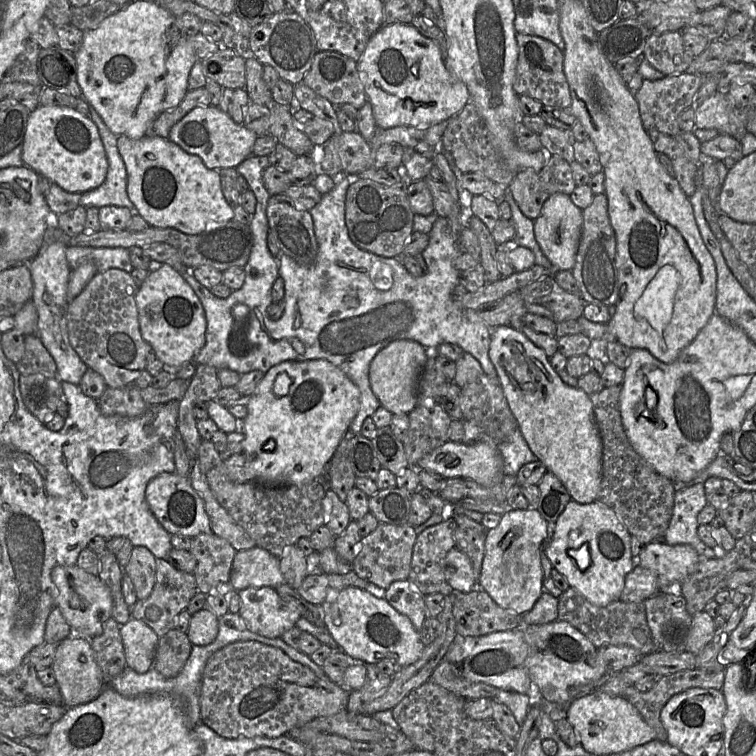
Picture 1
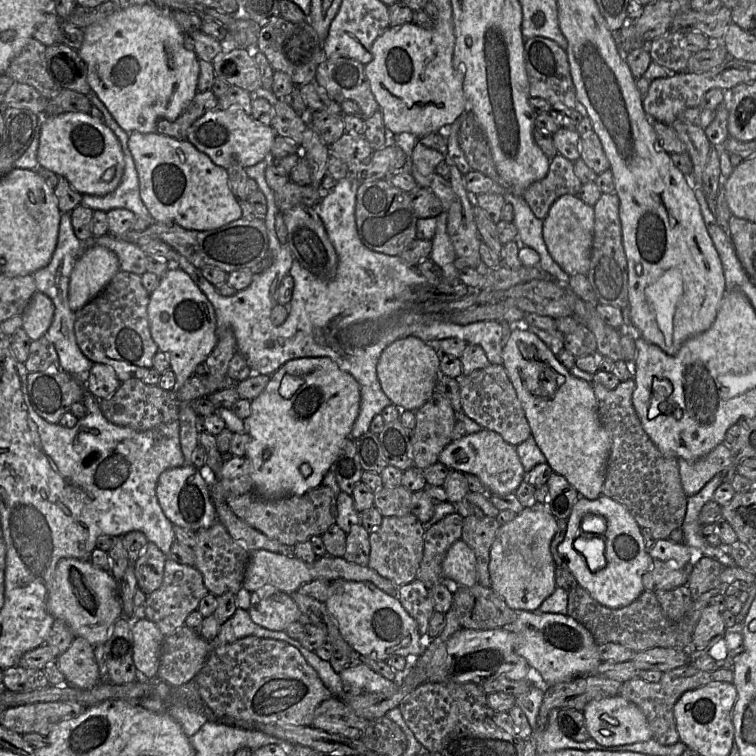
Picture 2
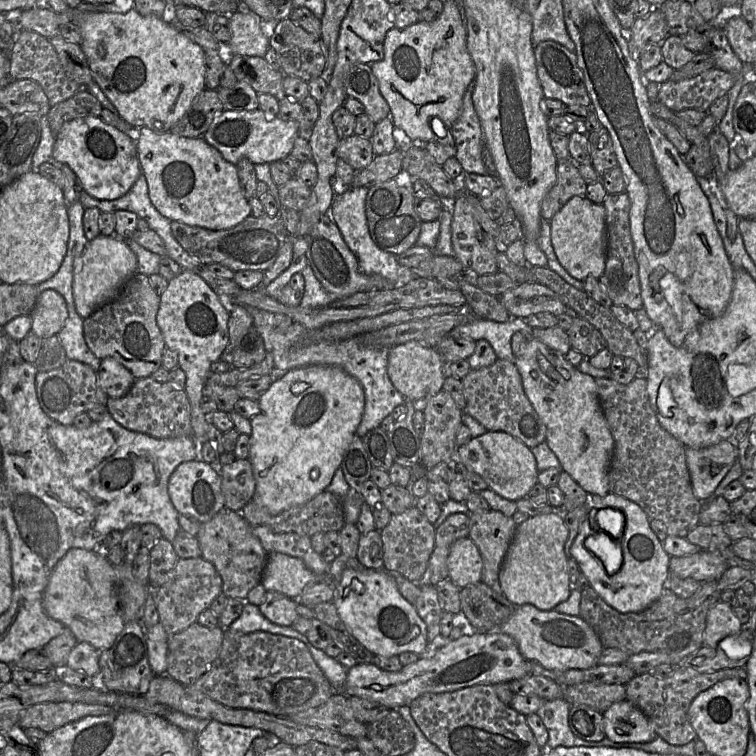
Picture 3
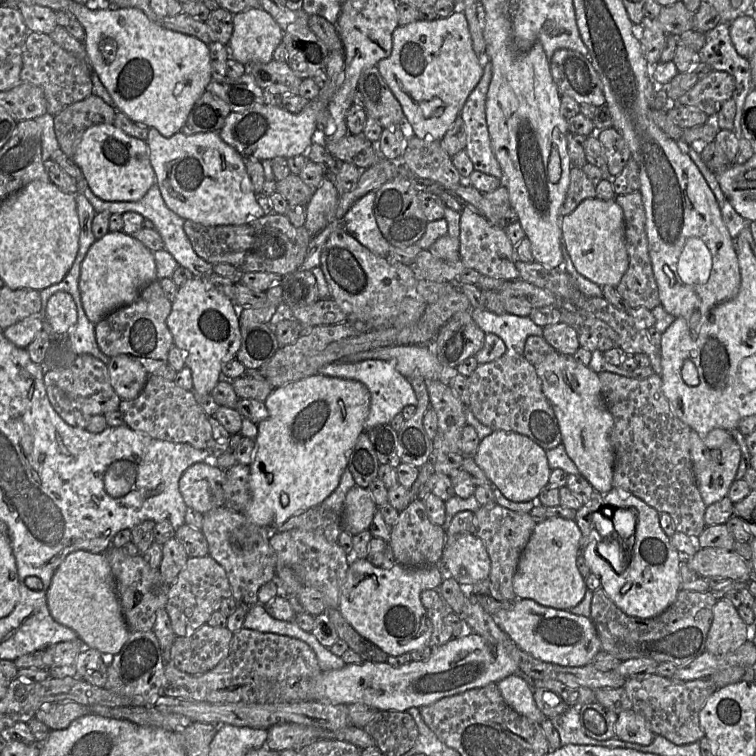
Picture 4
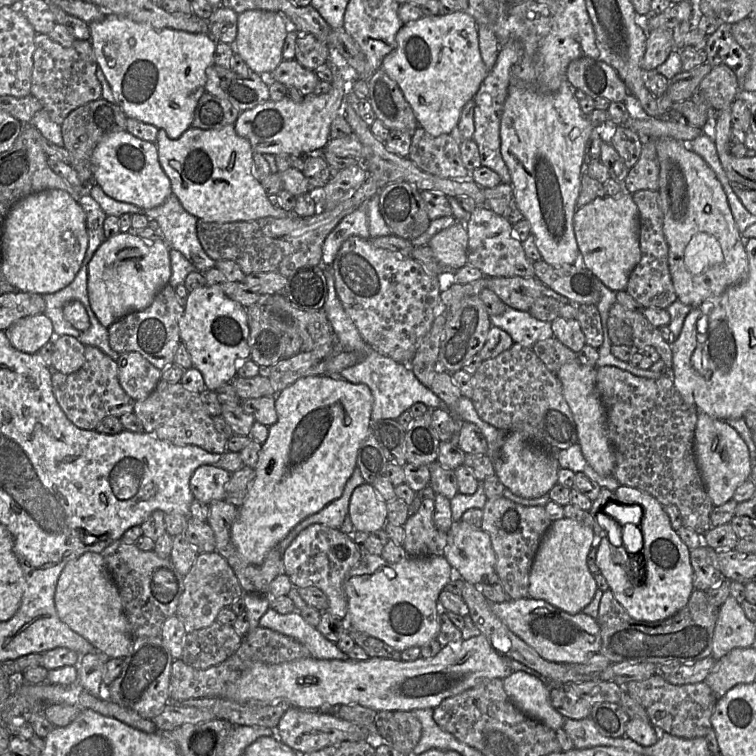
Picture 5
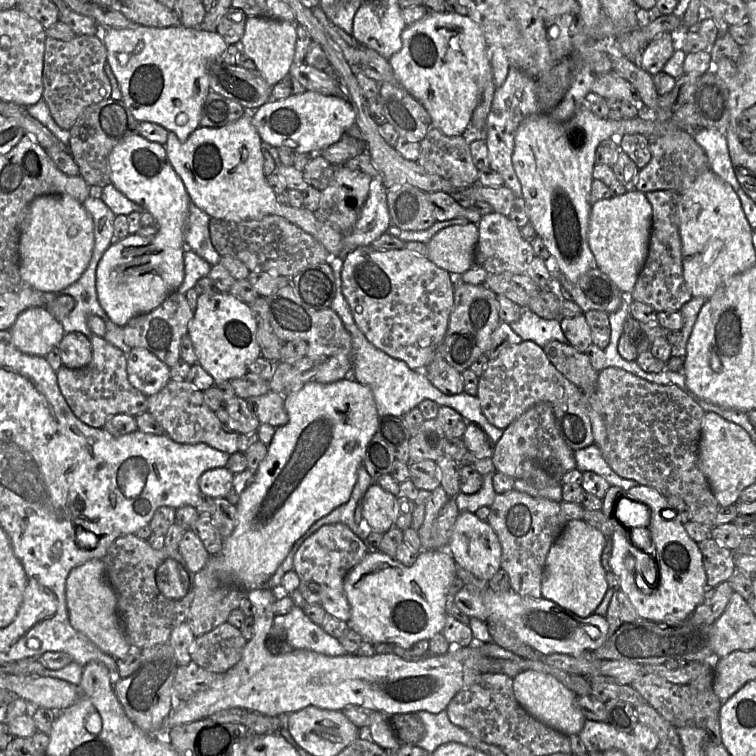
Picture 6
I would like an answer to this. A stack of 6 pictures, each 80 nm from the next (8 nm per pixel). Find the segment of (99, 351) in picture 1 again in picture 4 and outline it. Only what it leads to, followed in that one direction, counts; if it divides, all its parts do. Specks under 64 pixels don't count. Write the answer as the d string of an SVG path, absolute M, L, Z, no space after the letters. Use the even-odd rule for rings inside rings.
M158 280L146 285L130 304L108 313L95 324L95 339L101 352L108 357L127 355L145 368L149 375L167 365L168 353L174 346L166 320L172 309L172 299L163 291Z

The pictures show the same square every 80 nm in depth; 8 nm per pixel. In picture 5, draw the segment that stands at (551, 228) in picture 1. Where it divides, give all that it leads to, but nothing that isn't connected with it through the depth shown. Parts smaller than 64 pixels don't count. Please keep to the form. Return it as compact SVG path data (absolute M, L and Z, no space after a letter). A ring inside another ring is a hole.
M632 194L596 198L578 208L574 229L584 267L608 289L625 291L630 274L641 259L639 211Z

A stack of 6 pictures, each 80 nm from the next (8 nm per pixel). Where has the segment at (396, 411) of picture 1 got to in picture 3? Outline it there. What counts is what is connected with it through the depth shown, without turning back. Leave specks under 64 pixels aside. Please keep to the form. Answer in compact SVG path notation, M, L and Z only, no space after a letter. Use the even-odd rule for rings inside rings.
M409 341L391 347L388 351L387 371L395 388L406 398L406 401L425 402L442 390L445 379L444 361L436 347L417 341Z

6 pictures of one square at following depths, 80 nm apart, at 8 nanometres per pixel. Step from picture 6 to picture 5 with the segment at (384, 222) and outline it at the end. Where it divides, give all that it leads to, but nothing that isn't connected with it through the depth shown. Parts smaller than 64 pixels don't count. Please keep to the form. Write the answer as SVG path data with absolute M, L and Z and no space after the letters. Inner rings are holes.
M366 203L346 215L328 234L322 246L322 263L331 265L341 245L351 237L369 240L369 225Z

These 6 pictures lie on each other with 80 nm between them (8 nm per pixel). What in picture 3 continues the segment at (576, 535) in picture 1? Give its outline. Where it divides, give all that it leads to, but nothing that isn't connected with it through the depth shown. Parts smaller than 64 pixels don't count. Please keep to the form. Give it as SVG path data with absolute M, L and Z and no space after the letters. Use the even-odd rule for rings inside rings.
M611 492L604 496L588 494L588 501L593 508L591 512L598 509L614 509L623 515L623 531L619 538L614 539L608 528L604 530L610 542L610 552L612 550L618 552L619 566L614 569L612 555L611 558L607 554L606 557L603 557L605 544L603 536L595 537L596 540L592 540L594 539L594 530L589 526L590 517L580 524L580 530L568 550L569 556L577 562L582 573L588 579L590 587L611 607L621 613L640 612L646 609L661 596L665 589L665 583L670 575L671 556L664 551L662 541L652 531L649 517L635 502Z

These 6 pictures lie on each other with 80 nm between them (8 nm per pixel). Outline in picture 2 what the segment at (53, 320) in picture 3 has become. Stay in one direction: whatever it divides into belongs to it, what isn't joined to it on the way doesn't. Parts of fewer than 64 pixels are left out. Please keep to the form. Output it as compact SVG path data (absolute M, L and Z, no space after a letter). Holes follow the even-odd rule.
M36 292L23 312L22 329L31 340L43 337L54 316L54 304L51 299L41 292Z

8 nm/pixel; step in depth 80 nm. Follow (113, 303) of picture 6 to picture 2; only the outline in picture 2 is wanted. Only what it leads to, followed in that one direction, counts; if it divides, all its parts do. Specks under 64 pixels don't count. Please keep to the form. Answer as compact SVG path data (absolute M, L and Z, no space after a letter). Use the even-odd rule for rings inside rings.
M64 113L43 118L39 131L37 161L64 177L80 194L105 196L116 190L125 170L121 145L102 120L84 113ZM103 246L83 251L72 270L68 301L75 313L99 295L115 274L120 271L117 255Z

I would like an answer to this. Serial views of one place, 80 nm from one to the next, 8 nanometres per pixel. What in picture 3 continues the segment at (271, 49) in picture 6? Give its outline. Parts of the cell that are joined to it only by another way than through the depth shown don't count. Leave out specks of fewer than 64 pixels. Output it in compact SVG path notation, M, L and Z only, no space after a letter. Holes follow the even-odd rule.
M240 9L229 15L231 36L227 43L230 54L264 57L269 50L265 22L254 12Z

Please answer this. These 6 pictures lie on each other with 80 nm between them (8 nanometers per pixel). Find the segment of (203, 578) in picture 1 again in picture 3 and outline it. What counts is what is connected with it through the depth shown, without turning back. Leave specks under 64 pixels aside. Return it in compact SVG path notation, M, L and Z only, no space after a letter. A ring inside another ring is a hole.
M223 509L211 520L201 524L197 538L201 557L210 562L222 578L222 594L245 602L249 592L260 584L269 555L253 534L252 526L240 512Z

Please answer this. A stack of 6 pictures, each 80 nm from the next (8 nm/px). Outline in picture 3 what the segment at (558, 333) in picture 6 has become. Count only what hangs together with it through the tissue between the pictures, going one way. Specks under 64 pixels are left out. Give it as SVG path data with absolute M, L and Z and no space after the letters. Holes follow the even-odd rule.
M476 317L465 325L453 328L449 335L469 337L476 342L484 339L493 347L497 359L513 361L515 357L511 346L513 335L519 331L531 333L532 329L523 318L511 318L501 323Z

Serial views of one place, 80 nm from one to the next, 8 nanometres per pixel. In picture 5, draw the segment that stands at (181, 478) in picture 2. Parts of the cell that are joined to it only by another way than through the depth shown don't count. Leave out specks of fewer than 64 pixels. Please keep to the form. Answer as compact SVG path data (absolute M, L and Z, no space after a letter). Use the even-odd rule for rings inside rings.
M216 465L198 467L190 479L190 489L195 500L208 505L224 500L230 476L230 472Z

